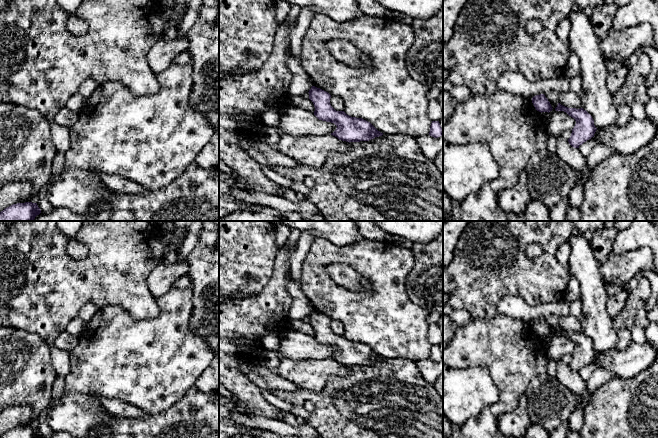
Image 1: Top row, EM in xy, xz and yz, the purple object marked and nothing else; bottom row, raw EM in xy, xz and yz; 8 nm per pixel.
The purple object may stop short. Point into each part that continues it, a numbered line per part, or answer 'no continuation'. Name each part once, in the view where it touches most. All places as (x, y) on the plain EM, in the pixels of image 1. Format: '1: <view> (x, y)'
no continuation

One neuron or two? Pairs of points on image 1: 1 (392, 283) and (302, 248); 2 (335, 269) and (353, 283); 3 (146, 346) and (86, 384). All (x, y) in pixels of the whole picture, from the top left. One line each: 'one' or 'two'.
1: two
2: one
3: one

